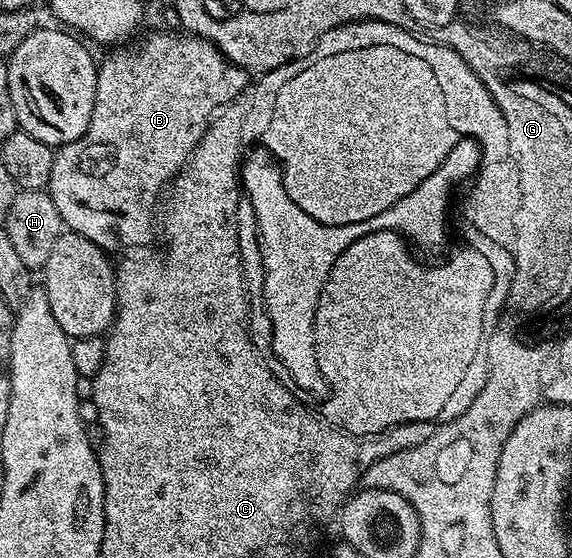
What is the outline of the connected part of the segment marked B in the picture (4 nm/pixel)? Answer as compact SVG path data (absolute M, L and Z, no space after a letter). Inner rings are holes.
M176 32L177 34L149 34L146 38L138 37L136 40L130 41L128 44L118 45L116 48L110 49L113 50L109 55L106 56L105 59L100 59L98 68L97 68L97 83L95 84L95 108L91 108L91 120L87 124L87 132L83 132L83 136L81 138L77 138L73 142L67 143L65 146L60 147L54 153L53 163L51 164L51 180L49 181L47 191L51 196L51 200L55 202L56 208L59 210L59 216L62 218L64 225L68 227L70 231L74 234L81 234L87 240L91 240L93 243L99 247L100 250L106 252L114 252L113 250L125 250L121 252L129 252L132 246L145 246L149 241L153 238L153 226L149 221L152 220L153 214L149 209L152 208L153 205L157 202L157 197L161 194L161 189L168 187L170 183L172 183L173 179L177 177L178 174L181 173L181 170L184 169L186 163L190 158L193 157L194 152L197 150L197 146L201 143L201 138L205 134L205 130L209 127L210 122L213 121L216 113L221 107L225 106L228 102L233 102L236 100L239 95L243 92L245 88L249 86L251 83L251 75L249 71L245 70L242 66L237 66L234 62L225 61L225 57L218 52L217 47L213 45L212 42L207 38L199 38L196 34L191 34L188 32Z

